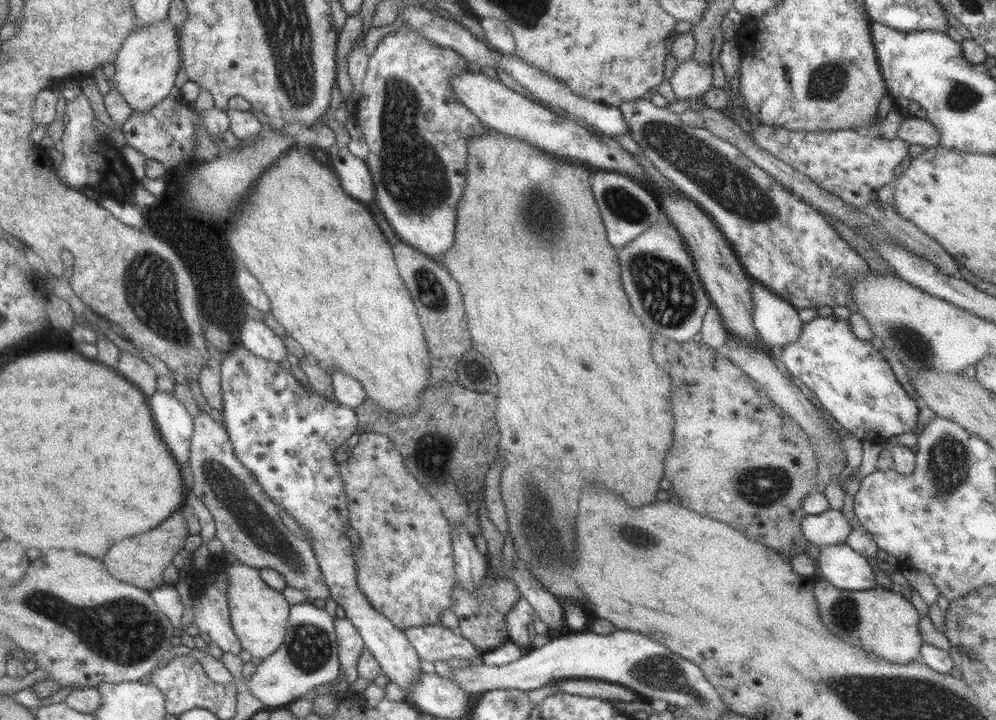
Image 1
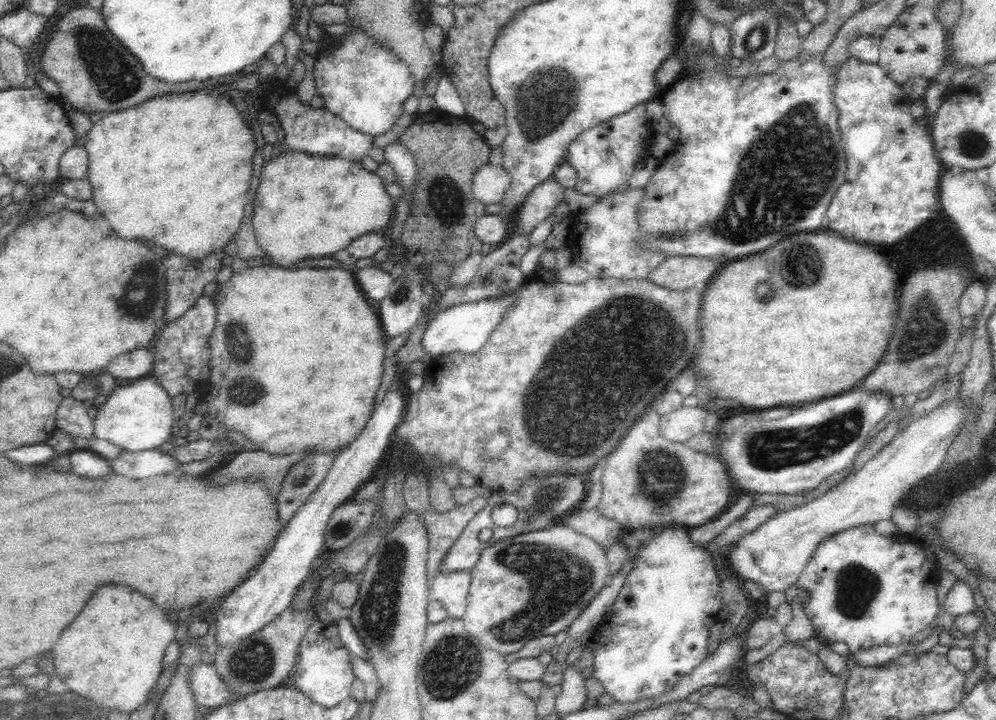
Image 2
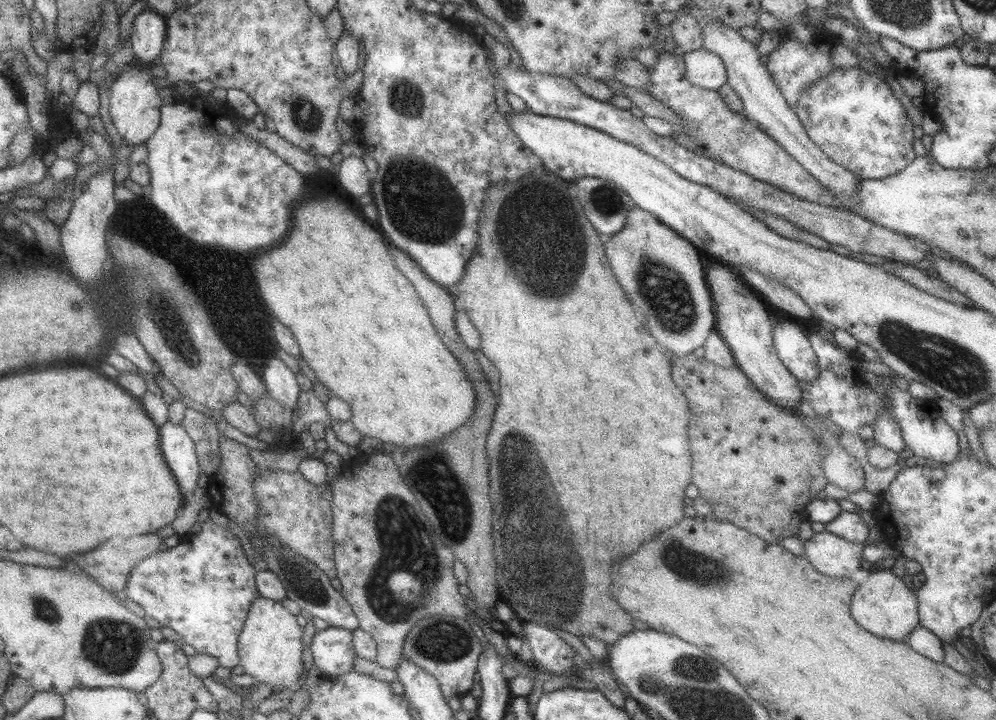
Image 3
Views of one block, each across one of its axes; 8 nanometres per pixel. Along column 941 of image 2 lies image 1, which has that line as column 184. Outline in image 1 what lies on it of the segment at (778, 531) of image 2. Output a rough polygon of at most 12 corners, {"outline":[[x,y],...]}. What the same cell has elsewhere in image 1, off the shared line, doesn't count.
{"outline":[[170,392],[147,398],[155,426],[180,467],[192,417]]}

